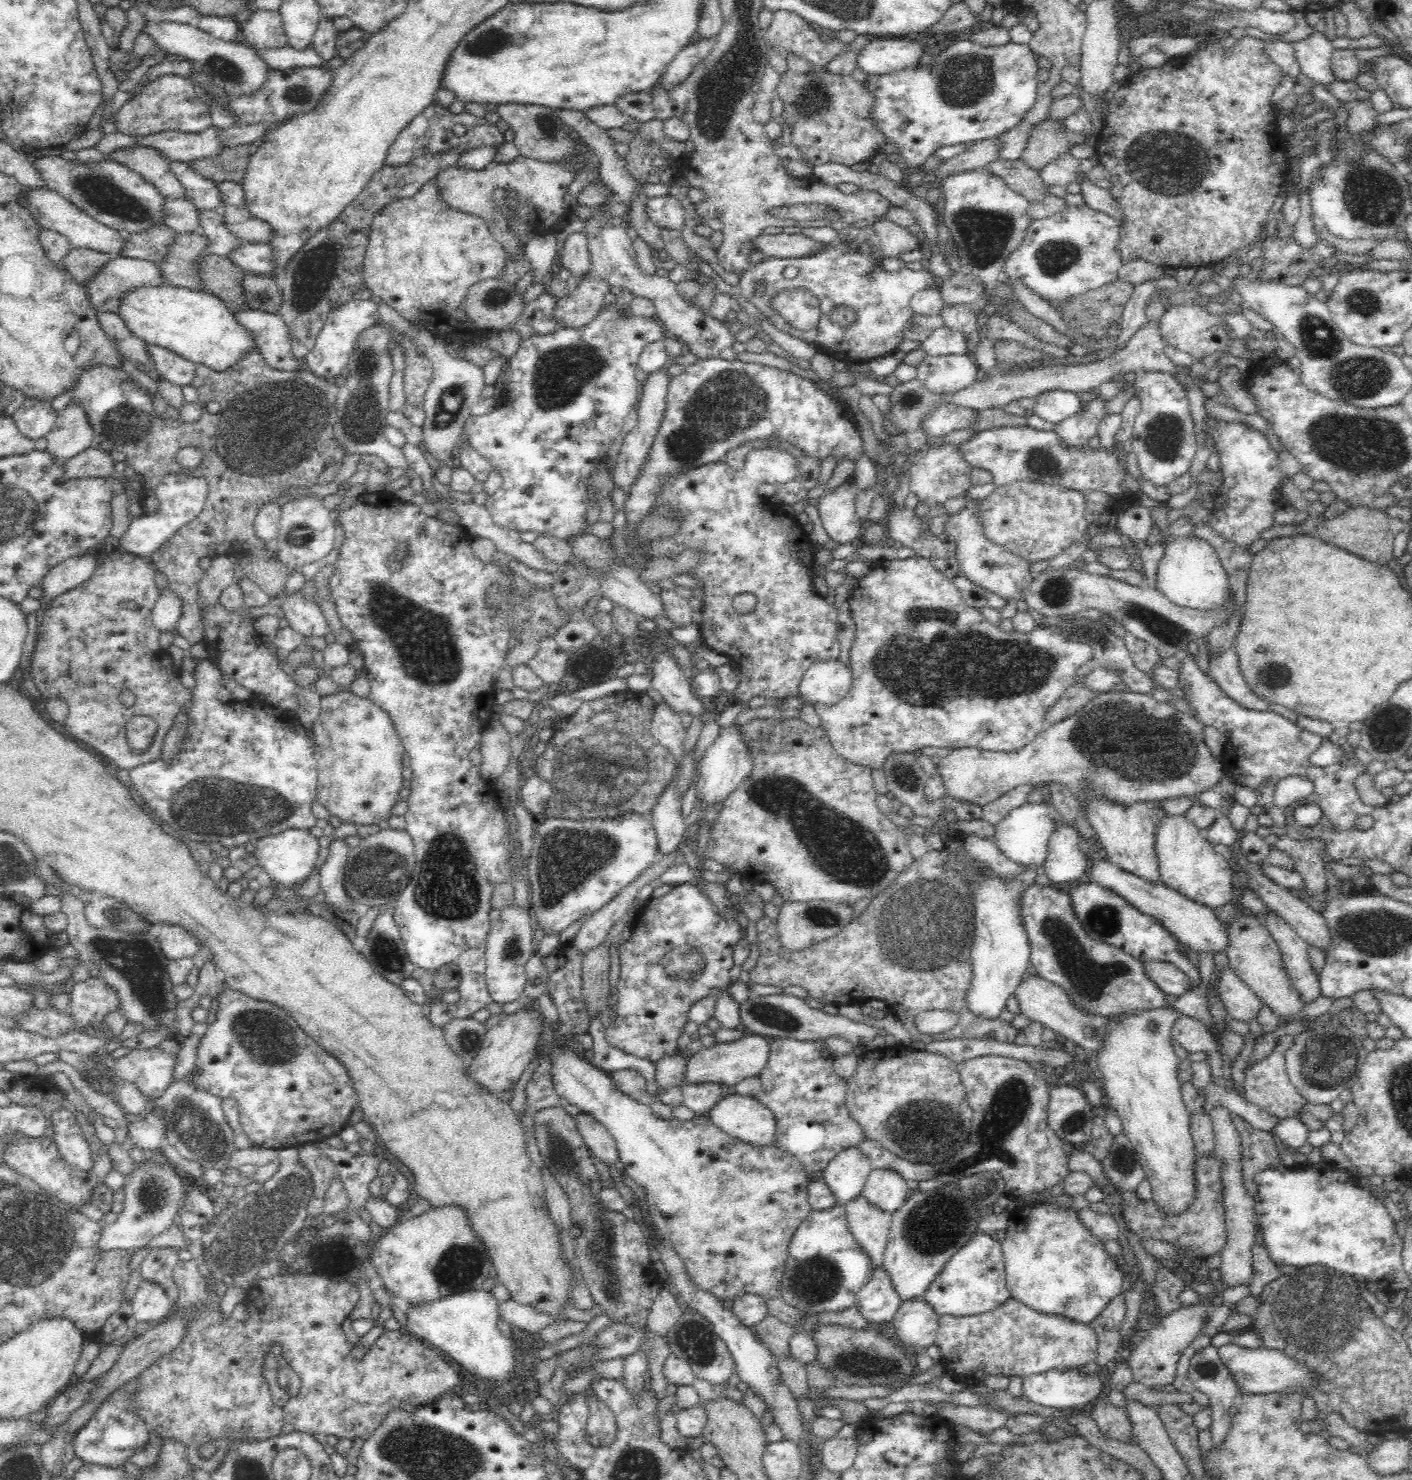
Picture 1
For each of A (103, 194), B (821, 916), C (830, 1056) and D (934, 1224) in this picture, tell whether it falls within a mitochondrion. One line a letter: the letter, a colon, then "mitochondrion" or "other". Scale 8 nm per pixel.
A: mitochondrion
B: mitochondrion
C: other
D: mitochondrion

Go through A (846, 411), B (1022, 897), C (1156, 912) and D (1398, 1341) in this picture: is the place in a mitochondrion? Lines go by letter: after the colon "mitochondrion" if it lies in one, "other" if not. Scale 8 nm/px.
A: other
B: other
C: other
D: other

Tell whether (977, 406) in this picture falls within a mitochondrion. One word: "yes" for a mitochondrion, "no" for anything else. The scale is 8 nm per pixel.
no

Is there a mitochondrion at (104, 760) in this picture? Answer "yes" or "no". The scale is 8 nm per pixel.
no

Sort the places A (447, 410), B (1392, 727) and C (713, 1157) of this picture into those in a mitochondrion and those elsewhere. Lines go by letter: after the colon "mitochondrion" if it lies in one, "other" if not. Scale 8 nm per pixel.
A: mitochondrion
B: mitochondrion
C: other

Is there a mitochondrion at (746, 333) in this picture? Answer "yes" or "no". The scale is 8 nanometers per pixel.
no

